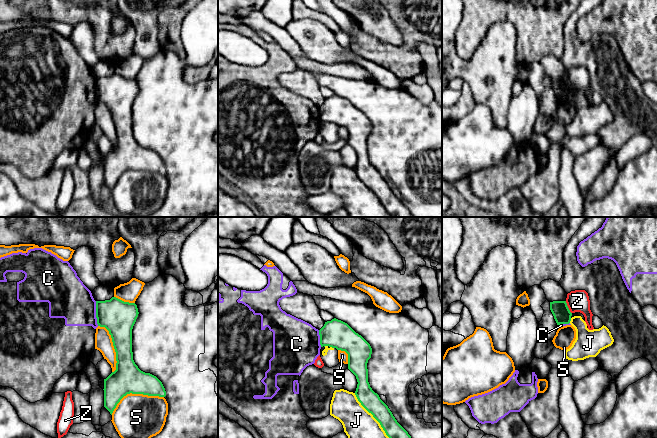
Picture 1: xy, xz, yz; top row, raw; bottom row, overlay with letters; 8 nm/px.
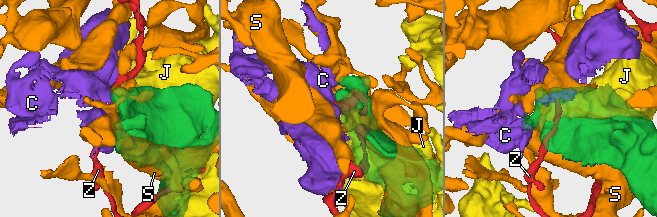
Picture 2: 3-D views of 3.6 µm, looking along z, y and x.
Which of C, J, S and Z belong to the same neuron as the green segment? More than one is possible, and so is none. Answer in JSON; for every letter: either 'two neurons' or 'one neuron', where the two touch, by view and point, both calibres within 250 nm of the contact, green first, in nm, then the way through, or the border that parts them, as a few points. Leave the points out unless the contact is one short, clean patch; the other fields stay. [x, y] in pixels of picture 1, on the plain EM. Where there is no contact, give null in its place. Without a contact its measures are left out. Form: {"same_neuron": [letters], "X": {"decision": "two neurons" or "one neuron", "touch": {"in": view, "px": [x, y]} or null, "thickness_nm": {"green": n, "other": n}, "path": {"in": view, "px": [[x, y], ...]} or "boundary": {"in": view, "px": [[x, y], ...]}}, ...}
{"same_neuron": [], "C": {"decision": "two neurons", "touch": {"in": "xy", "px": [96, 89]}, "thickness_nm": {"green": 280, "other": 320}, "boundary": {"in": "xy", "px": [[95, 77], [95, 93], [98, 101]]}}, "J": {"decision": "two neurons", "touch": {"in": "xz", "px": [373, 192]}, "thickness_nm": {"green": 150, "other": 320}}, "S": {"decision": "two neurons", "touch": {"in": "xy", "px": [134, 169]}, "thickness_nm": {"green": 240, "other": 360}}, "Z": {"decision": "two neurons", "touch": {"in": "yz", "px": [567, 83]}, "thickness_nm": {"green": 140, "other": 180}}}

